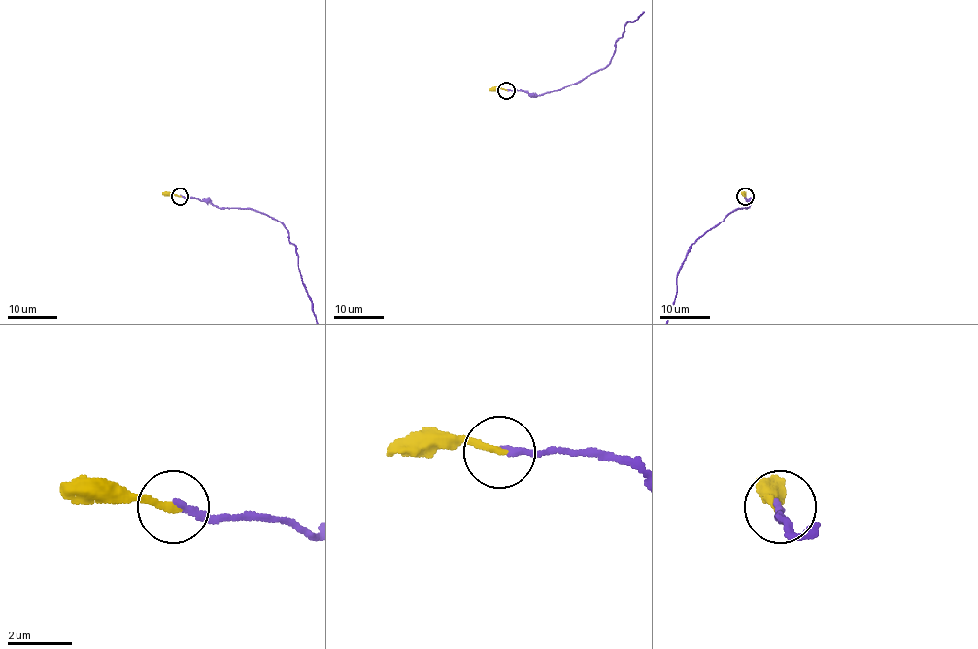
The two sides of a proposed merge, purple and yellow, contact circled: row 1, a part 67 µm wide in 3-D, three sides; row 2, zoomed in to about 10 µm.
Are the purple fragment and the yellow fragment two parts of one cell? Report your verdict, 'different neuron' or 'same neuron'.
same neuron

